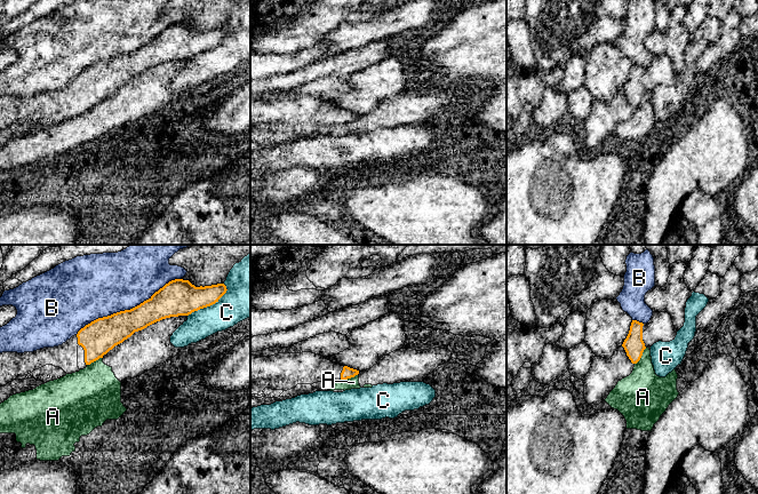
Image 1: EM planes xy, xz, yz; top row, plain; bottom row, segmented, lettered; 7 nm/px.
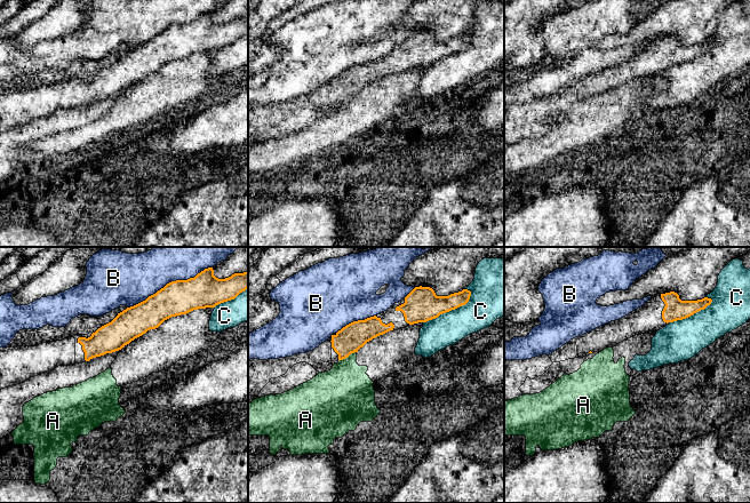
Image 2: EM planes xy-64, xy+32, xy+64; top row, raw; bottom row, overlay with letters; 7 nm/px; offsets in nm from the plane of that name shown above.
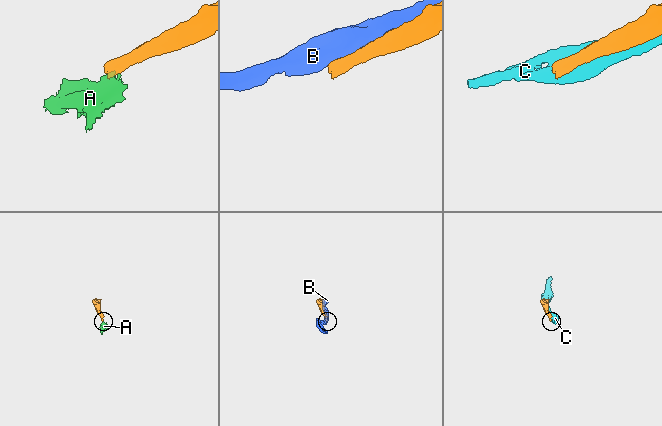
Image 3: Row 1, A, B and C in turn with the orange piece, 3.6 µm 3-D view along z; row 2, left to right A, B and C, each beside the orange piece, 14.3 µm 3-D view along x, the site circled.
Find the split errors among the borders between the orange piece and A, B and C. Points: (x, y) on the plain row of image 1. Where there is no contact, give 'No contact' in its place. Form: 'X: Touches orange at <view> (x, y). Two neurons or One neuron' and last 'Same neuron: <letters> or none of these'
A: Touches orange at yz (641, 98). Two neurons
B: Touches orange at xy (127, 54). Two neurons
C: Touches orange at xy (209, 49). Two neurons
Same neuron: none of these

